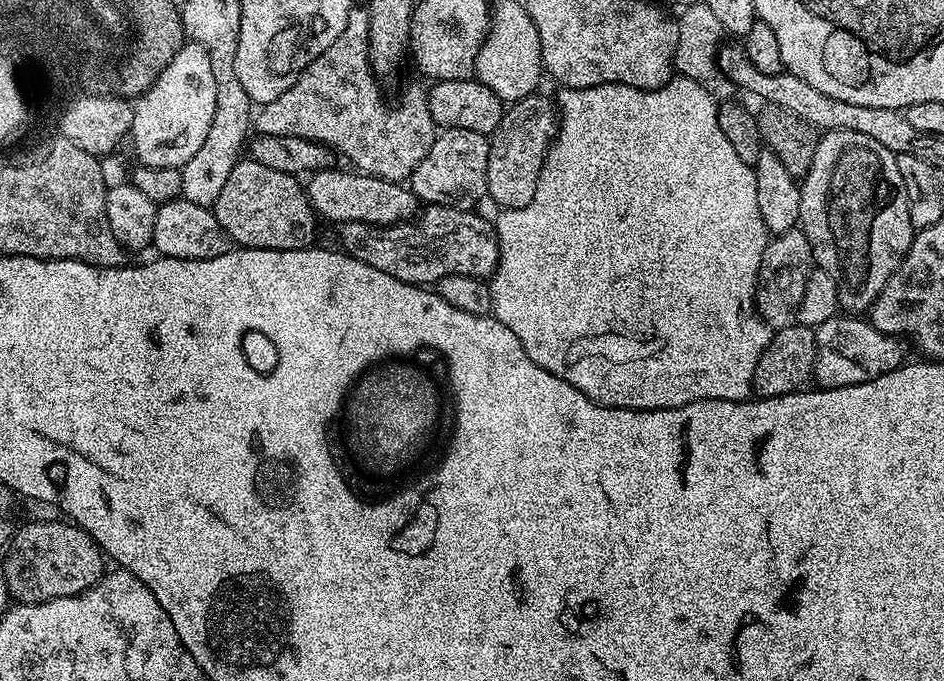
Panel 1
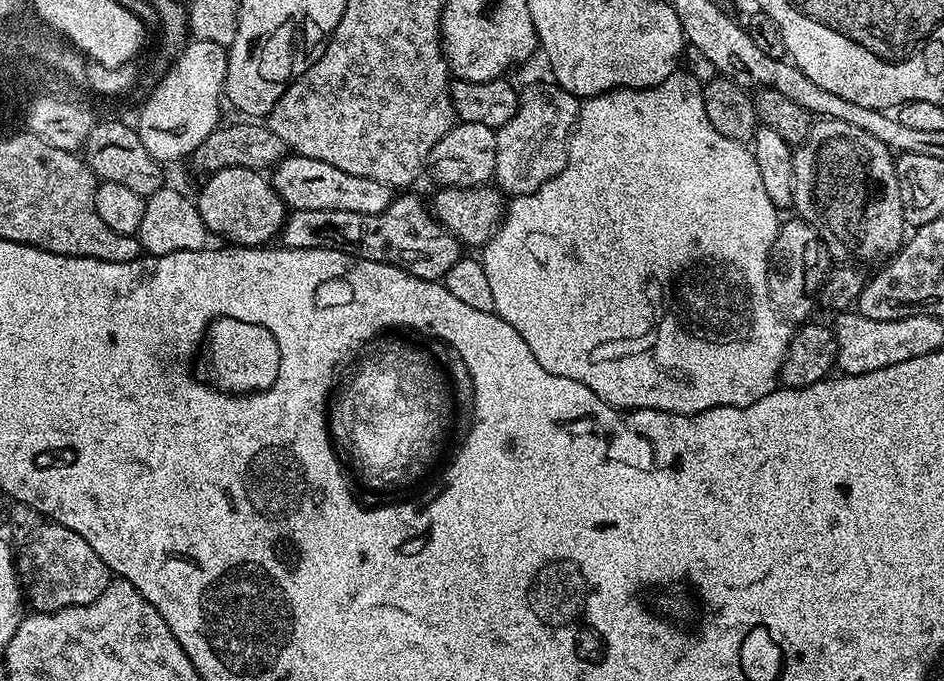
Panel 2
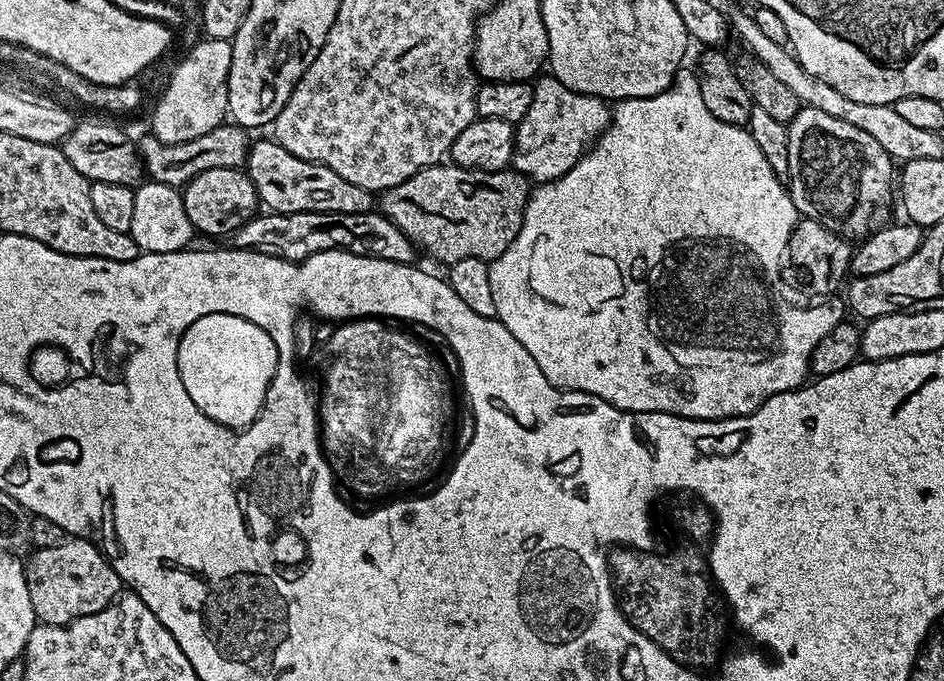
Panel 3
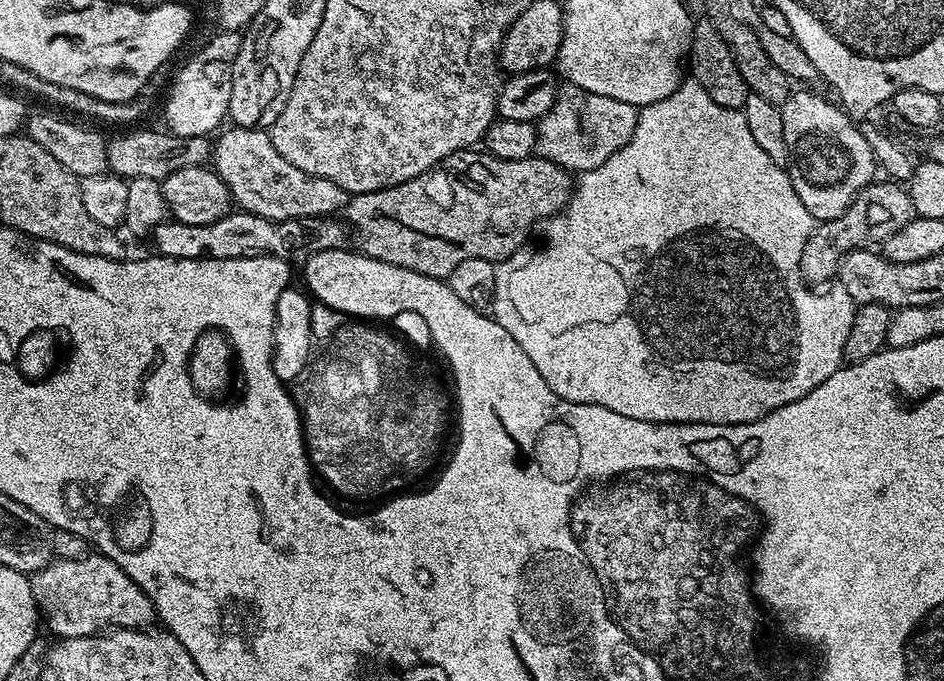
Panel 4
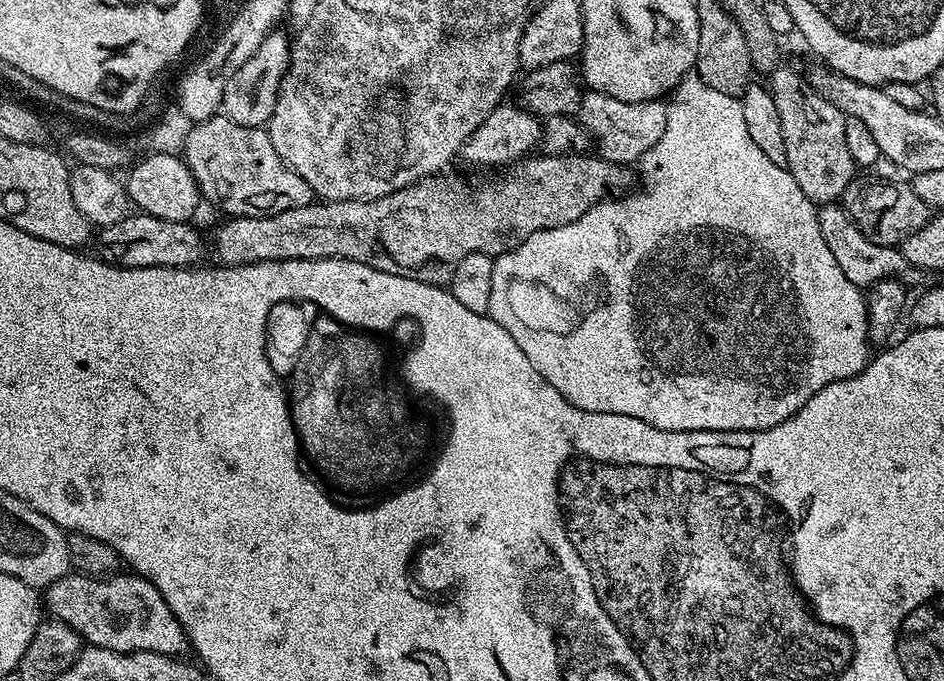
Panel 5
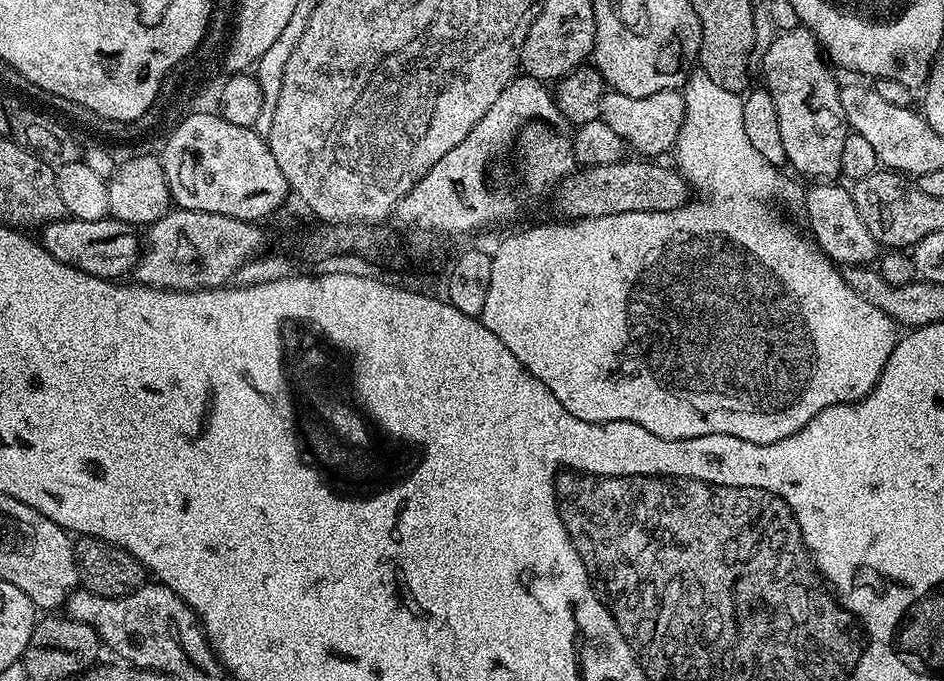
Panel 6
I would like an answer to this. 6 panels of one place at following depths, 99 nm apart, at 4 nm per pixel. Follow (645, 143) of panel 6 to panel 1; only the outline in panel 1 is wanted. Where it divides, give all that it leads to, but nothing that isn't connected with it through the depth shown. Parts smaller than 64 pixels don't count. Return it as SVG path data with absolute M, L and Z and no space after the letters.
M533 94L515 101L505 111L502 122L491 133L489 146L489 165L486 167L487 199L492 199L494 203L500 204L501 209L521 208L534 198L534 190L540 181L540 171L544 165L544 160L548 157L548 149L556 135L558 127L558 108L541 94Z

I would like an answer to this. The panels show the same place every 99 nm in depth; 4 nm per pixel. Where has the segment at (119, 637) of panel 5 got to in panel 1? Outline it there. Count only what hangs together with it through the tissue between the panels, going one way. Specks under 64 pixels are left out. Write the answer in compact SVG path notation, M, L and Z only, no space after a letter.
M40 520L13 534L2 568L13 601L41 604L54 598L78 596L97 584L104 575L106 557L94 538L90 538L90 534L86 534L86 530L77 524L60 520Z

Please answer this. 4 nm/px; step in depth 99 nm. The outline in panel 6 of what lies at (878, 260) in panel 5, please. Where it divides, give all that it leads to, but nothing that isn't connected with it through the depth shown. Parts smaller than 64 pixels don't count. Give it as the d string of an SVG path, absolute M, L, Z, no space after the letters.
M816 182L804 196L804 212L808 215L808 228L811 239L817 248L828 257L829 260L840 266L868 266L881 255L881 245L876 243L876 239L866 230L858 210L854 206L854 198L847 187L843 188L840 182Z

